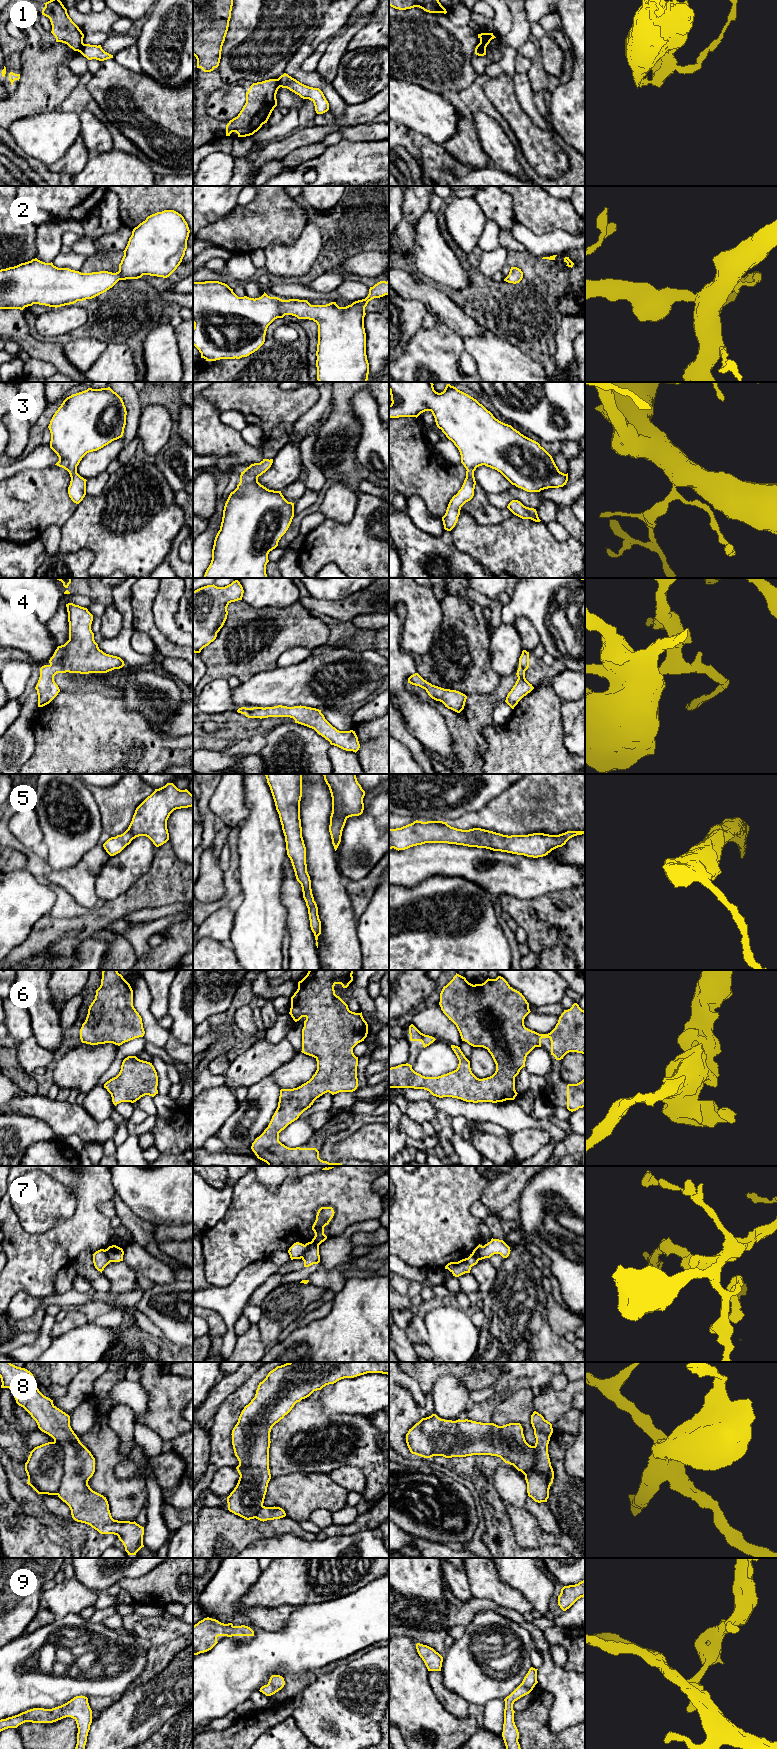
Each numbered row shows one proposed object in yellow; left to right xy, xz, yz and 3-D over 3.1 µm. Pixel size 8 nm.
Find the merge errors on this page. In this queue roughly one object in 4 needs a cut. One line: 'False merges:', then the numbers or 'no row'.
False merges: 1, 7, 8

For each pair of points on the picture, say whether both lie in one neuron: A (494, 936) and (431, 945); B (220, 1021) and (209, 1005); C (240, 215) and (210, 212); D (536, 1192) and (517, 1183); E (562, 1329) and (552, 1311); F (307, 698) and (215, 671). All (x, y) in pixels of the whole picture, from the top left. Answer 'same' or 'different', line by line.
A: same
B: different
C: different
D: different
E: same
F: different

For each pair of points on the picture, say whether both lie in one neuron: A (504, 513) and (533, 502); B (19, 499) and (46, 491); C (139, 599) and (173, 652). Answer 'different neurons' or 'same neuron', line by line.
A: different neurons
B: same neuron
C: same neuron

